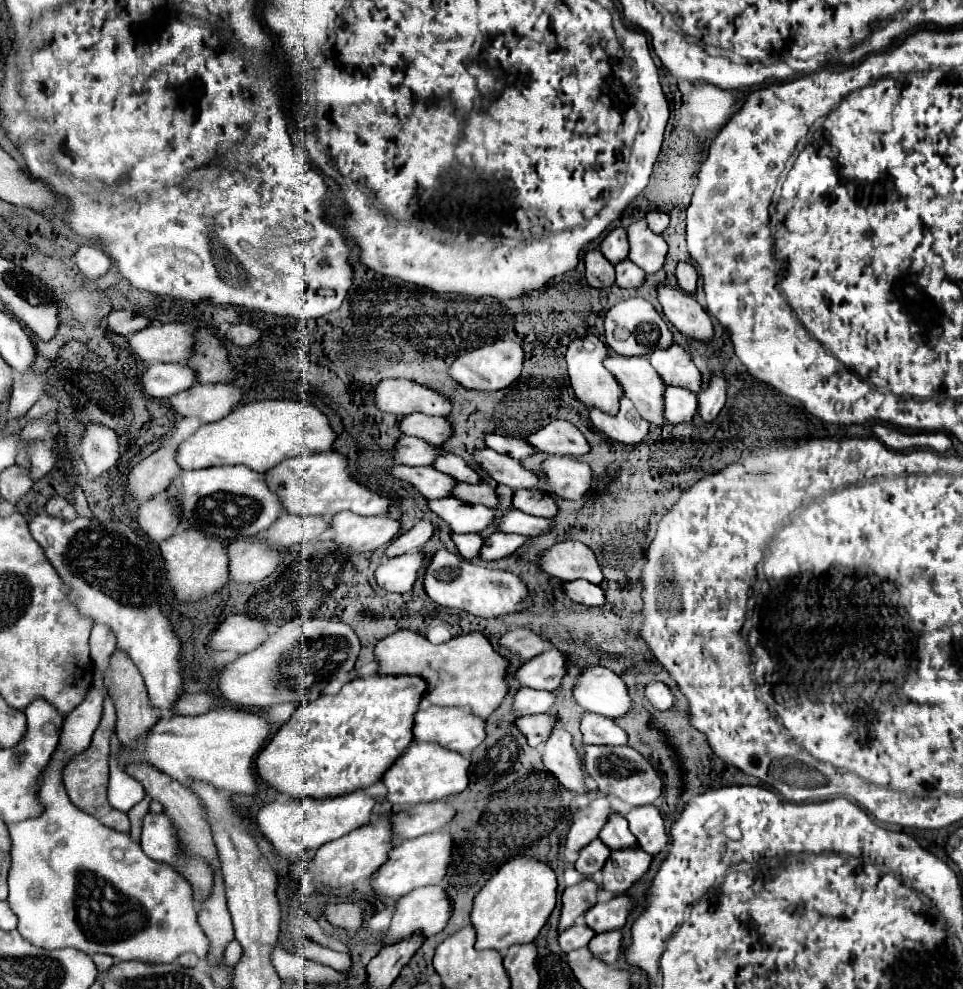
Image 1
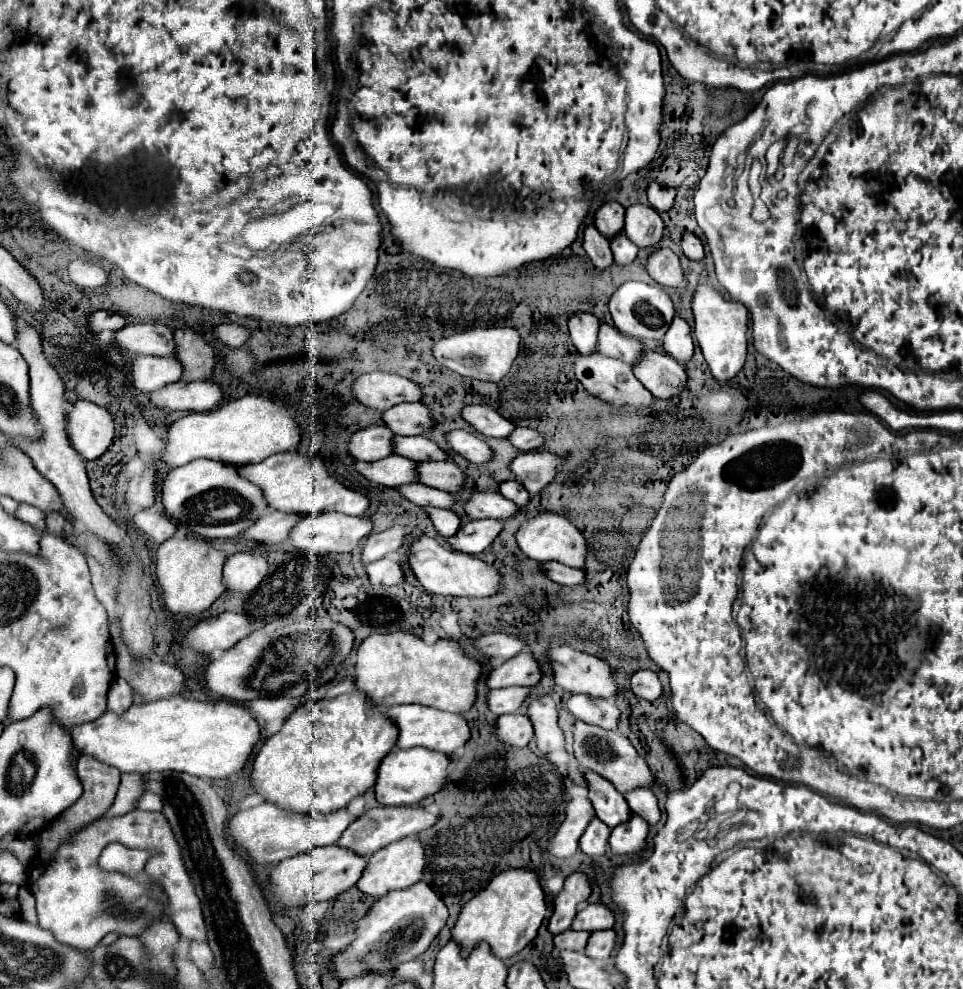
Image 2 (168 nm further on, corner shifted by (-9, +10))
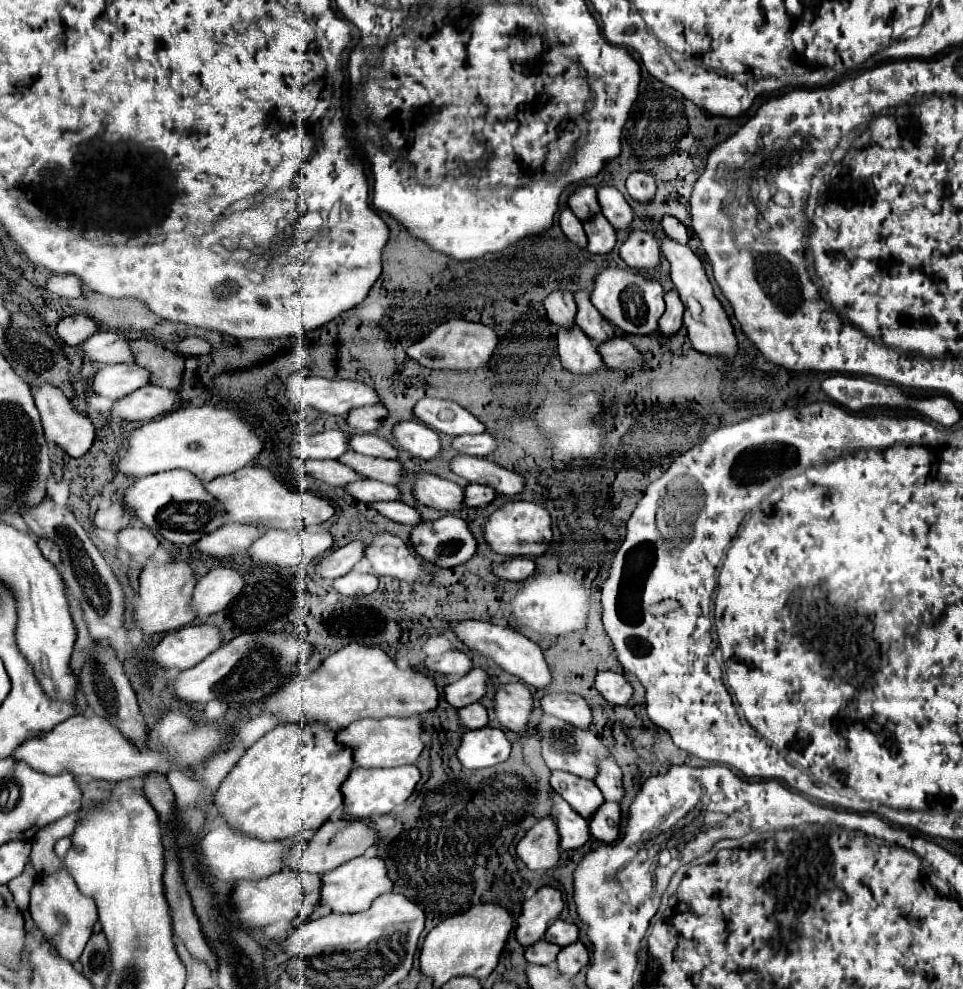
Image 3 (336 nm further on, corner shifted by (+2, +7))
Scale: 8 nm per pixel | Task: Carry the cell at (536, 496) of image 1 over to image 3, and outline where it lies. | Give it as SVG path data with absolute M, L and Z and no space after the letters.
M469 483L463 489L463 495L465 495L465 507L485 507L489 501L493 501L495 491L487 485Z

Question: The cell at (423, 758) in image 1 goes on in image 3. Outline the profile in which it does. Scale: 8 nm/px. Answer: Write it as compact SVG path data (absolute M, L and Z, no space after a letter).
M403 765L395 769L353 769L341 787L345 817L347 819L369 819L371 815L391 813L413 793L419 779L421 775L415 765Z

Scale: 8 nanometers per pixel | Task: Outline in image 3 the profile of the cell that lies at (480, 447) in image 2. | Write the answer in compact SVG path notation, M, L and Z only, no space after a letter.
M419 421L397 423L393 429L393 437L397 449L403 449L417 459L431 459L441 451L439 435Z

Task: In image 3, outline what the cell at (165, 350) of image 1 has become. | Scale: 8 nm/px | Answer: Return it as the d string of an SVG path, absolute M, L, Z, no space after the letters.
M95 333L85 343L81 343L81 351L91 361L111 365L111 363L131 363L133 355L127 345L129 341L117 333Z

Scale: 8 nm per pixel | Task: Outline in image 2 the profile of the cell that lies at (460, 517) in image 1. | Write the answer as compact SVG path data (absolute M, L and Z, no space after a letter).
M420 482L402 484L402 486L398 486L398 490L400 490L402 496L406 496L408 500L412 500L414 504L420 504L420 506L434 506L434 508L450 510L456 504L454 494L442 492L442 490L436 490L436 488L426 488Z

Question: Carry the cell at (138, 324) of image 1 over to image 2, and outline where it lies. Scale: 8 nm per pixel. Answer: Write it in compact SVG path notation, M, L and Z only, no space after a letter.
M98 310L90 316L90 330L92 332L102 332L102 330L118 330L126 324L126 318L122 314L110 312L110 310Z

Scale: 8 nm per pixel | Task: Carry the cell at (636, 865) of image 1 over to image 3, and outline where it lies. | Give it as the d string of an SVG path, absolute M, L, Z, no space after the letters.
M605 801L591 815L589 833L601 843L613 843L619 837L619 805Z

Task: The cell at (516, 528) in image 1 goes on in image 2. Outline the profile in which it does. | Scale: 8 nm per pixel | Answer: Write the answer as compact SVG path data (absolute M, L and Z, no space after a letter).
M476 492L470 502L466 504L466 512L474 520L484 520L484 518L494 518L494 520L510 520L516 514L520 514L520 506L506 500L498 492Z

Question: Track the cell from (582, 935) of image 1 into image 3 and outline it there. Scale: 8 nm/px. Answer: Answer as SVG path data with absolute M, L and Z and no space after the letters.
M537 941L531 947L525 947L525 959L531 965L553 965L557 953L559 953L559 947L547 941Z

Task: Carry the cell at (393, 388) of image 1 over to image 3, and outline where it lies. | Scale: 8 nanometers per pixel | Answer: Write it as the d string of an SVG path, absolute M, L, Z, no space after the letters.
M299 371L299 373L285 377L281 383L283 383L285 395L289 397L289 401L295 407L311 407L311 409L317 409L317 411L329 413L329 415L347 415L347 411L353 407L379 403L375 389L365 385L365 383L357 383L357 381L347 381L347 379L337 381L337 379L325 379L325 377L311 377L311 375L303 375Z

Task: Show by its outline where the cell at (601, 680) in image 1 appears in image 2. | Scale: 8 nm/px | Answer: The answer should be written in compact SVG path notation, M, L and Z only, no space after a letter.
M570 646L550 648L548 658L556 672L556 684L564 690L606 700L616 698L616 670L608 660L572 650Z

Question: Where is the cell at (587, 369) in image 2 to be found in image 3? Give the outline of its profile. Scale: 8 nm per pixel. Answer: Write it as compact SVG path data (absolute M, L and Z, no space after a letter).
M559 327L557 331L557 347L563 365L571 373L593 373L603 367L601 355L595 351L595 345L587 335L577 327Z

